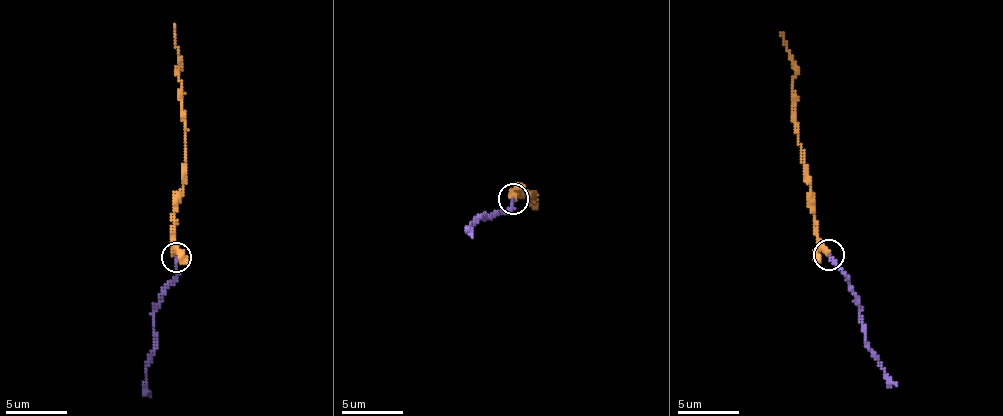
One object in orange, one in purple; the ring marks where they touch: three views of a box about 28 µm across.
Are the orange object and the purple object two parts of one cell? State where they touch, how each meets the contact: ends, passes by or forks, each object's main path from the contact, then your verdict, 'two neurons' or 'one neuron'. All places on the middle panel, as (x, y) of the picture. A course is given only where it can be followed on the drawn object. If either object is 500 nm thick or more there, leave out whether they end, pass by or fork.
at (513, 199); orange passes by; purple ends there; orange runs (512, 200), (514, 191), (517, 196), (534, 193), (534, 207), (534, 199); purple runs (512, 200), (511, 205), (481, 214), (471, 223), (472, 236); one neuron

